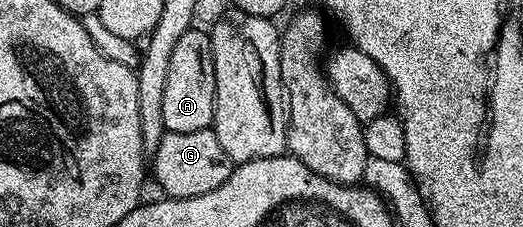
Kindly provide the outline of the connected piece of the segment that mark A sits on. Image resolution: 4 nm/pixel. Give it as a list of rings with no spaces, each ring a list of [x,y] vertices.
[[[189,29],[178,37],[174,51],[170,53],[170,73],[166,73],[166,93],[162,93],[162,121],[165,131],[194,133],[206,131],[212,126],[216,108],[216,78],[212,37],[207,30]]]

